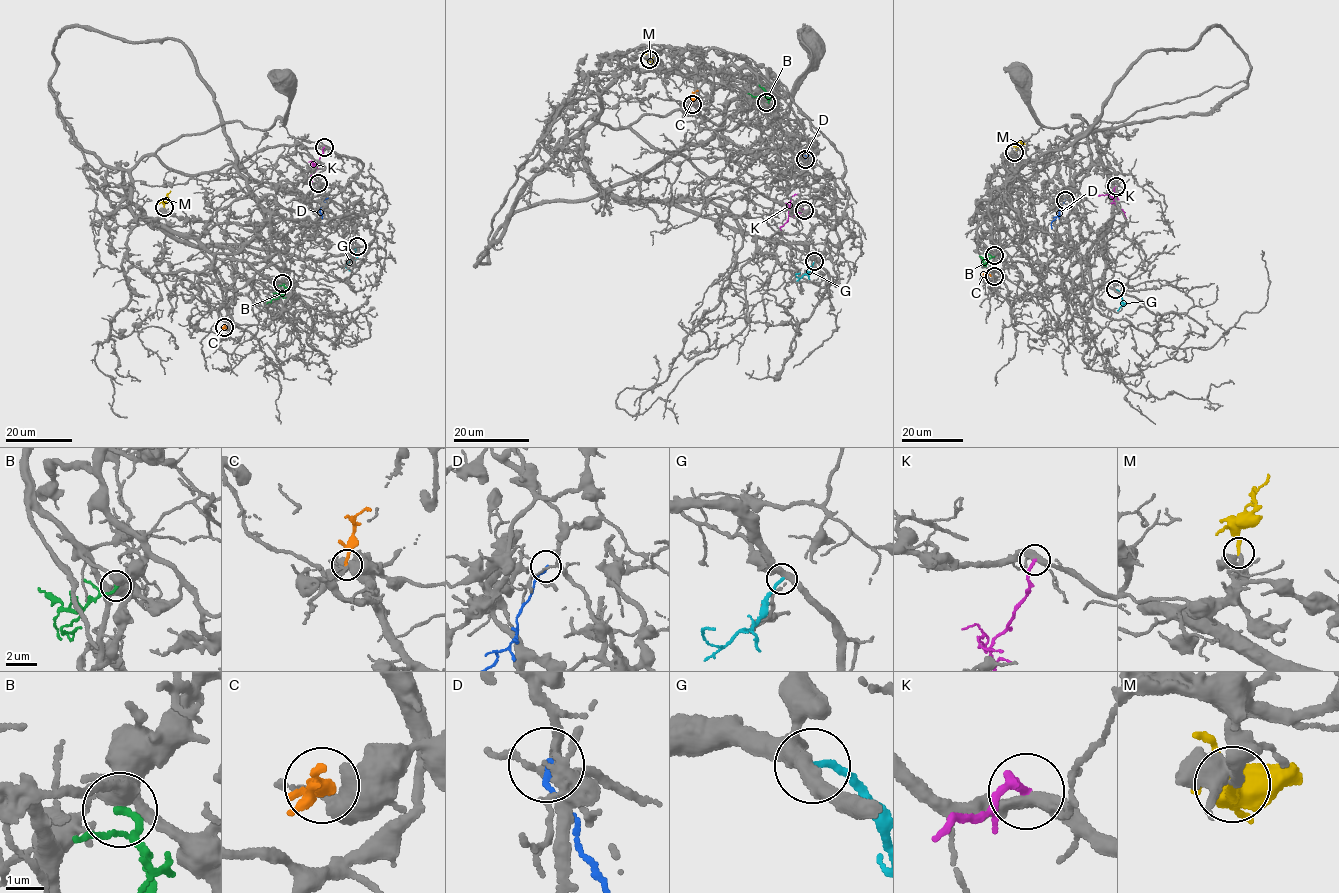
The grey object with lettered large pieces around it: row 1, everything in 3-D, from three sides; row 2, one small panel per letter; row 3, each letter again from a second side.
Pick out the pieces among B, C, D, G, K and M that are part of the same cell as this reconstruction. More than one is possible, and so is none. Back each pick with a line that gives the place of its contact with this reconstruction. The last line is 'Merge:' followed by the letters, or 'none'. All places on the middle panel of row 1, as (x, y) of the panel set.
M: (649, 59)
Merge: M

